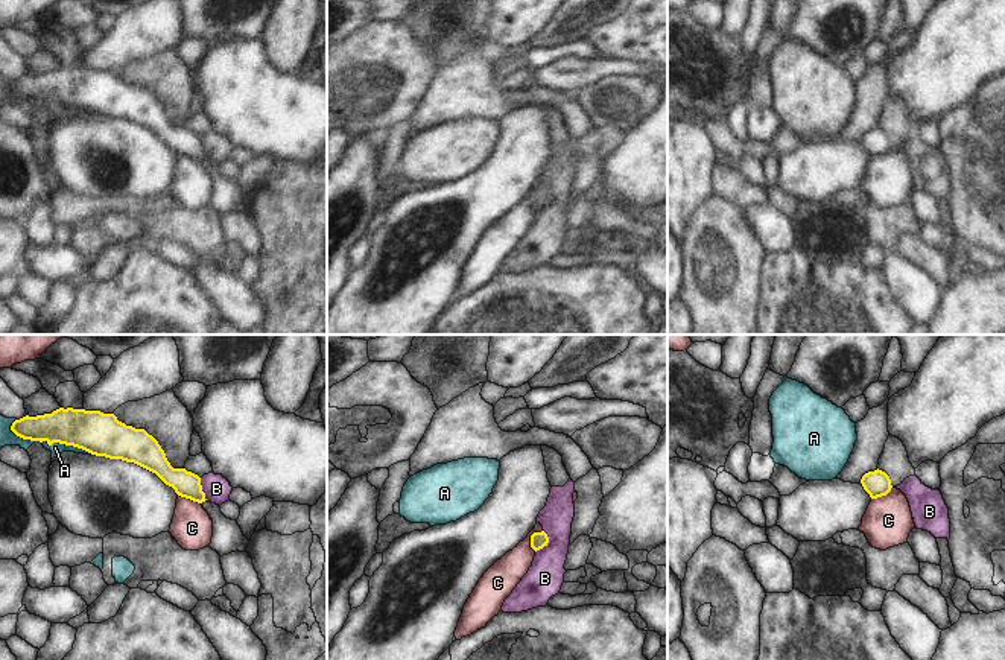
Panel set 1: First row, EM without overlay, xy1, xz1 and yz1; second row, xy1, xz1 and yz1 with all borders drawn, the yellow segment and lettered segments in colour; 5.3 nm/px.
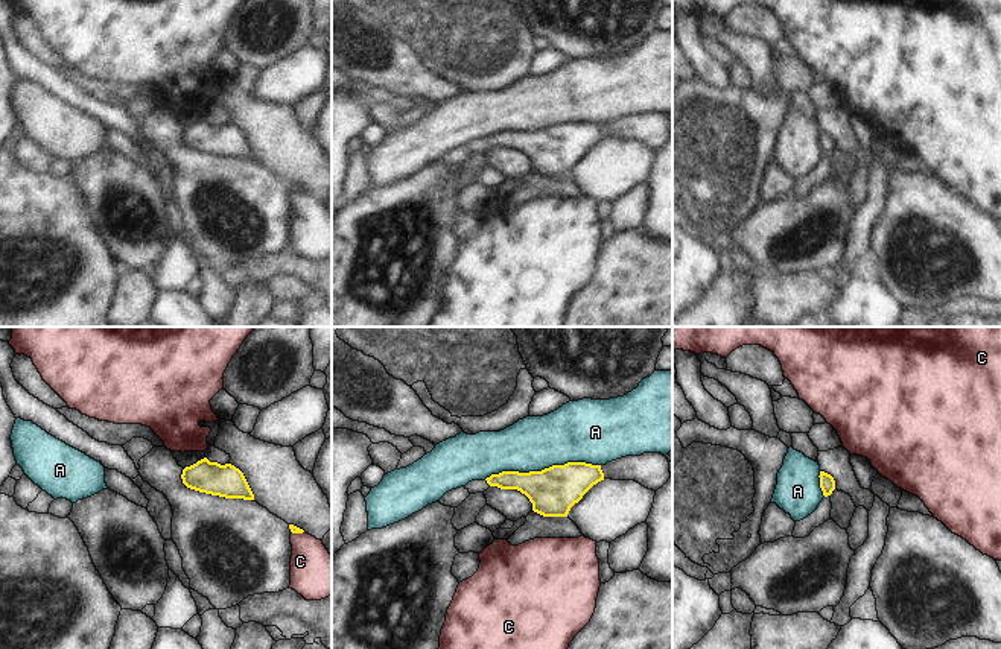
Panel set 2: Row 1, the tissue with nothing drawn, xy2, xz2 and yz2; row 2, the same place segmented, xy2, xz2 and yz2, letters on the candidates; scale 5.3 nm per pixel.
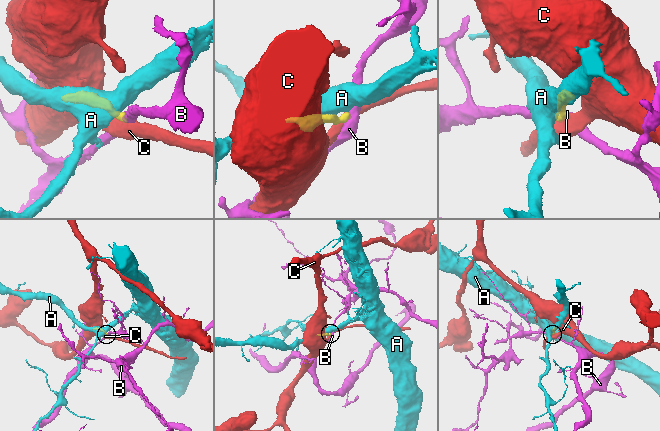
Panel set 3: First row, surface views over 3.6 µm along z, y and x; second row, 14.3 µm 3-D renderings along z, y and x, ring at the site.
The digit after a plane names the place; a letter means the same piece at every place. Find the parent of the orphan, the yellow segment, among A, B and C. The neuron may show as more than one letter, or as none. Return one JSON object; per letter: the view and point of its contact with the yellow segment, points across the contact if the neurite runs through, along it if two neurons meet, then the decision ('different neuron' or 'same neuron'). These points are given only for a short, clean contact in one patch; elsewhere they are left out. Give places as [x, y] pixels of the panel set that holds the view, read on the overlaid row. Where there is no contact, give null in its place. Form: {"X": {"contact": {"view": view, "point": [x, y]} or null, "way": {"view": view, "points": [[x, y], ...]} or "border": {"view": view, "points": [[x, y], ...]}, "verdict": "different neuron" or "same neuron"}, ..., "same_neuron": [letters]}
{"A": {"contact": {"view": "xz2", "point": [542, 470]}, "verdict": "different neuron"}, "B": {"contact": {"view": "xz1", "point": [548, 542]}, "border": {"view": "xz1", "points": [[543, 529], [548, 542], [535, 552]]}, "verdict": "different neuron"}, "C": {"contact": {"view": "xz1", "point": [531, 539]}, "border": {"view": "xz1", "points": [[542, 529], [531, 536], [531, 546], [535, 551]]}, "verdict": "different neuron"}, "same_neuron": []}

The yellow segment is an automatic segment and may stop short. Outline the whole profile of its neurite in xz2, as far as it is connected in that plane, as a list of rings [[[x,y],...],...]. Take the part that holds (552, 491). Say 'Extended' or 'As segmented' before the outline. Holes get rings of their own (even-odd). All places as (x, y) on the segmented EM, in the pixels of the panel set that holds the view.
Extended. [[[567,462],[542,471],[502,471],[485,480],[472,480],[464,488],[470,494],[484,492],[490,486],[517,489],[529,499],[534,512],[543,517],[567,517],[570,508],[601,480],[601,465]]]

